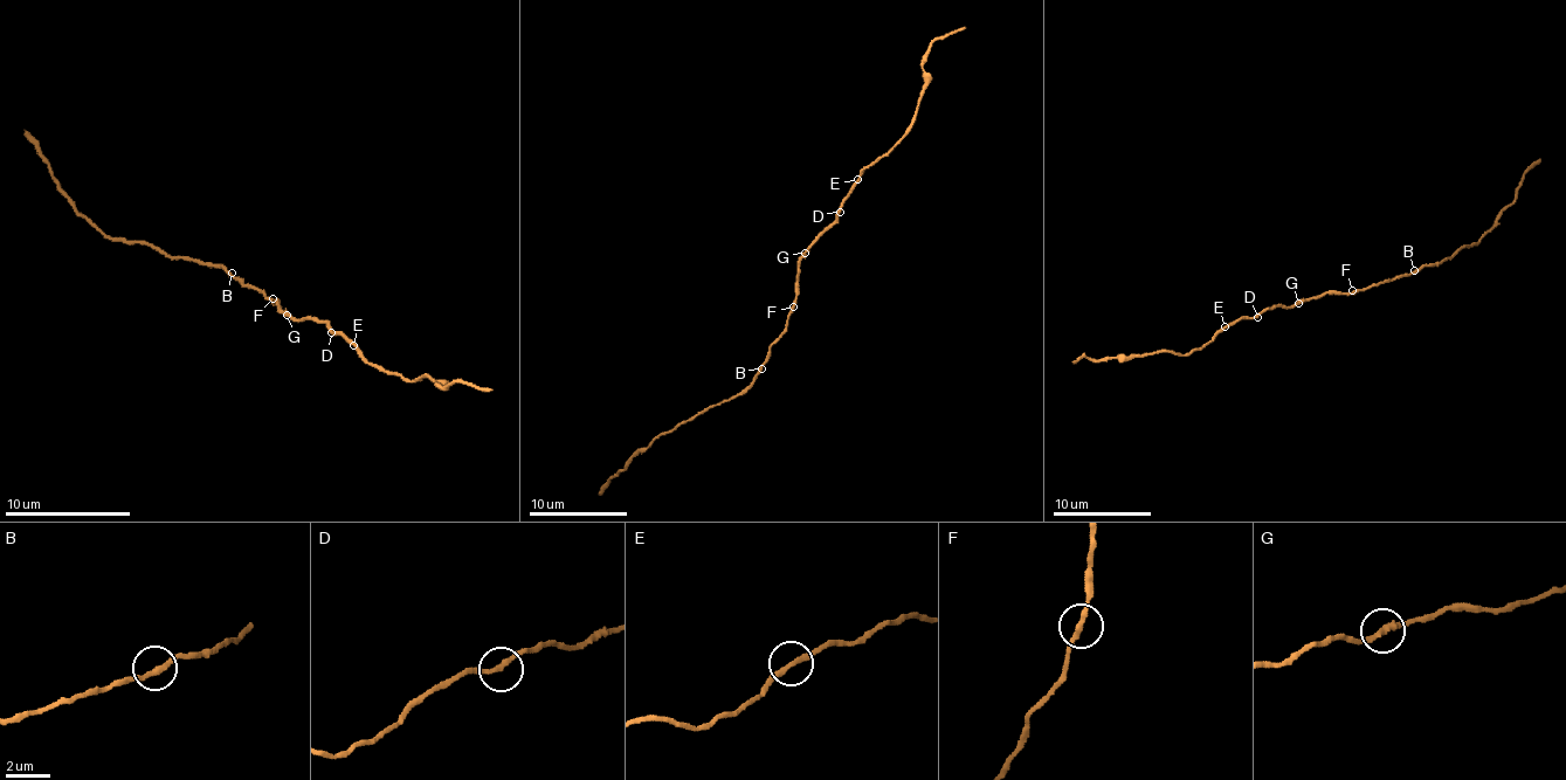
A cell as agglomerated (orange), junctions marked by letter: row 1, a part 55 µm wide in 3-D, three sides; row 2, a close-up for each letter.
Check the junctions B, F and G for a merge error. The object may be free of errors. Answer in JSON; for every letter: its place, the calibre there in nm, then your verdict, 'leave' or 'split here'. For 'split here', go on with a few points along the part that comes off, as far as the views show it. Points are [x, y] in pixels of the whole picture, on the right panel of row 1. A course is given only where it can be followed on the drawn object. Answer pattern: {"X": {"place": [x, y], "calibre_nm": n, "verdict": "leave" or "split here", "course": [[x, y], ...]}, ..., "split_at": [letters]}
{"B": {"place": [1414, 270], "calibre_nm": 240, "verdict": "leave"}, "F": {"place": [1352, 290], "calibre_nm": 240, "verdict": "leave"}, "G": {"place": [1298, 303], "calibre_nm": 240, "verdict": "leave"}, "split_at": []}

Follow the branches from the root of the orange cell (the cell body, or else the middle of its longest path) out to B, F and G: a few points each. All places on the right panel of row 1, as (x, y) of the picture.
B: (1333, 292), (1372, 288), (1414, 270)
F: (1333, 292), (1352, 290)
G: (1333, 292), (1298, 302)

